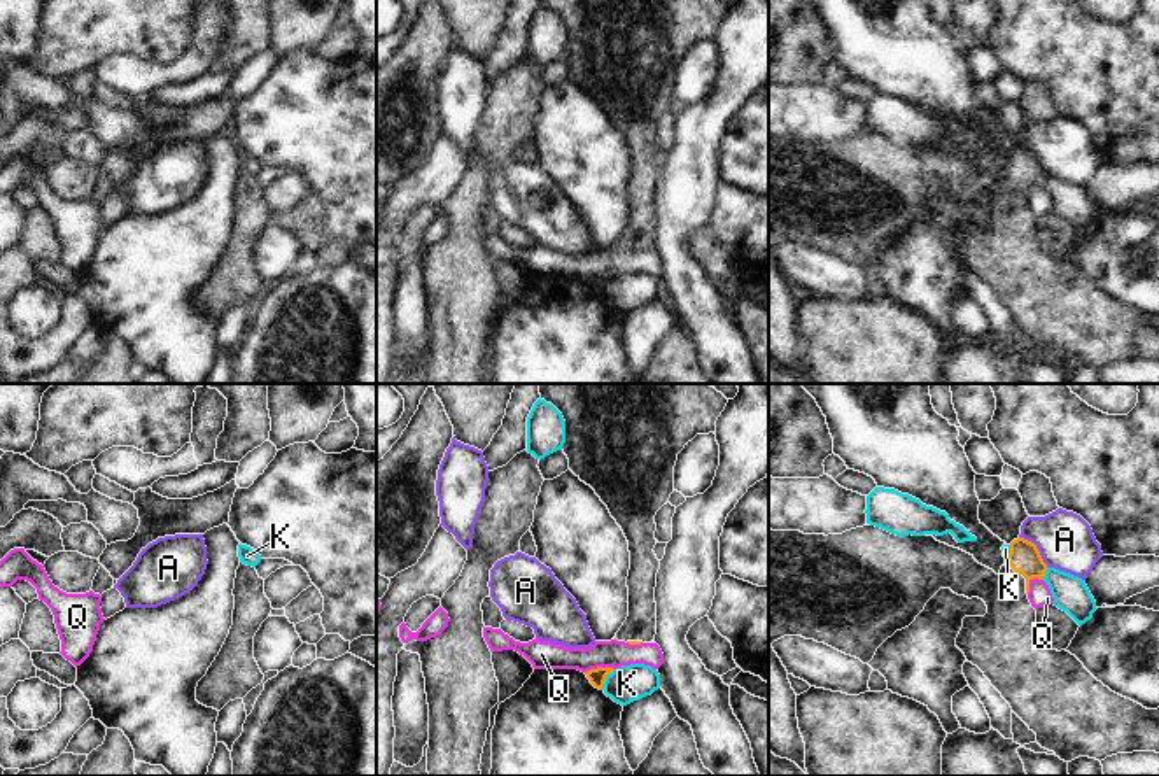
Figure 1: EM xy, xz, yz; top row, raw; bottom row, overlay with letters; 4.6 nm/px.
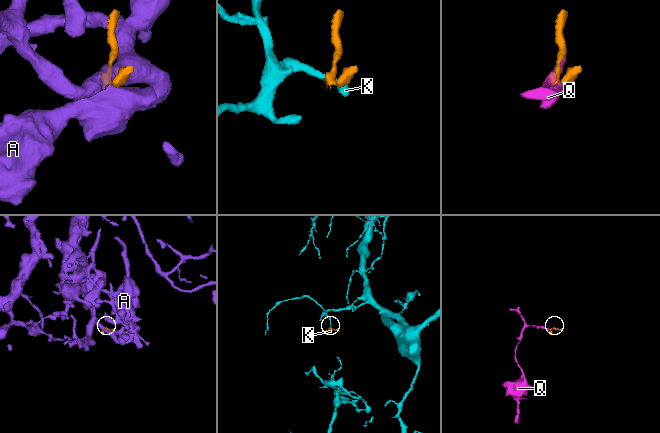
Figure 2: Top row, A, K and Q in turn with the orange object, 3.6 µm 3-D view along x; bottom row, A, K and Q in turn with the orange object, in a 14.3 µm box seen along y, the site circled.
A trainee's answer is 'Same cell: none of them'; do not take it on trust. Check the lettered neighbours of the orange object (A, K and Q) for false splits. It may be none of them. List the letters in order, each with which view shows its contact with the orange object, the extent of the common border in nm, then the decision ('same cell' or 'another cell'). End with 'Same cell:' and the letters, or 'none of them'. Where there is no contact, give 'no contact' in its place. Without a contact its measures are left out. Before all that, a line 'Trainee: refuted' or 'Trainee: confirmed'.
Trainee: confirmed
A: yz | 190 nm | another cell
K: xz | 120 nm | another cell
Q: xz | 140 nm | another cell
Same cell: none of them

